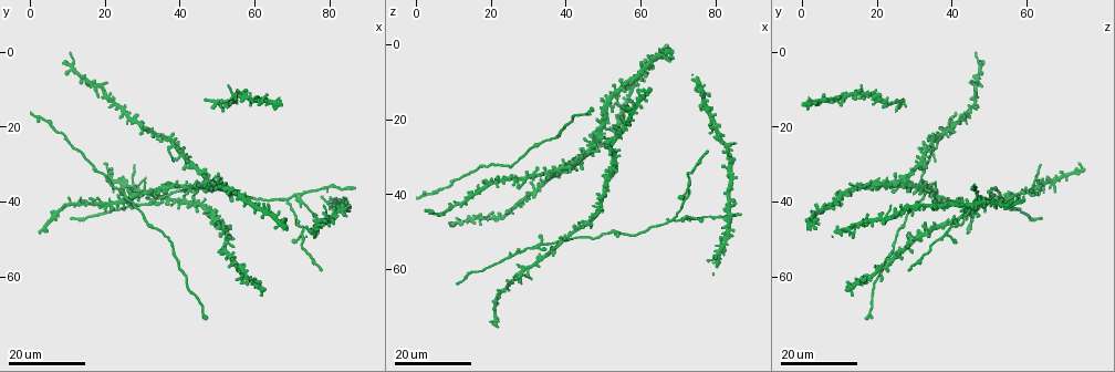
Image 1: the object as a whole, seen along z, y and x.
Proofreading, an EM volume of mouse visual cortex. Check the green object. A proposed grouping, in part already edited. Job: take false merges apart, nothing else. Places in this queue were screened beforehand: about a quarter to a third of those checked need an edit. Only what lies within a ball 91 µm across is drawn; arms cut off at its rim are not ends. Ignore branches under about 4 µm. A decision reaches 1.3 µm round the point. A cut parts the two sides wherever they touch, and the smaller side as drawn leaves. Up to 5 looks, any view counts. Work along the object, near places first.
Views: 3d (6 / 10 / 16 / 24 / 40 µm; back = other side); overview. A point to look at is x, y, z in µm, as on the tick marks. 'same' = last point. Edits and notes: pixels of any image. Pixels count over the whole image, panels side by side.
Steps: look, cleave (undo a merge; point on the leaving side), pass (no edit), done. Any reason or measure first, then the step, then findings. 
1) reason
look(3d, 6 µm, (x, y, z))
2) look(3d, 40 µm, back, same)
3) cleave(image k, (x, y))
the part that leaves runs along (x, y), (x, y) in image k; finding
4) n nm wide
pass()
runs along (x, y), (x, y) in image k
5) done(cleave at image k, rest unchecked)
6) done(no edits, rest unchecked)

looks like a crossing
look(3d, 24 µm, (52.0, 48.0, 33.5))

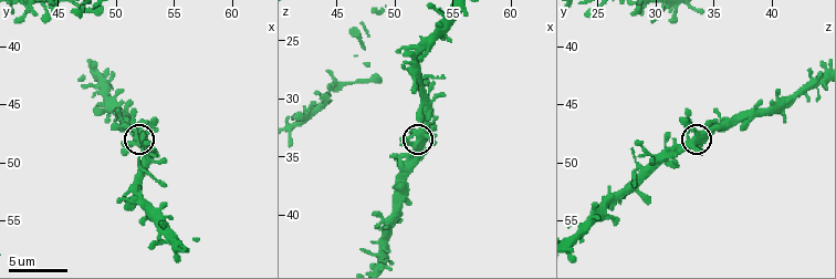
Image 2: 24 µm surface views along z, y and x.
look(3d, 10 µm, (52.2, 48.2, 33.4))

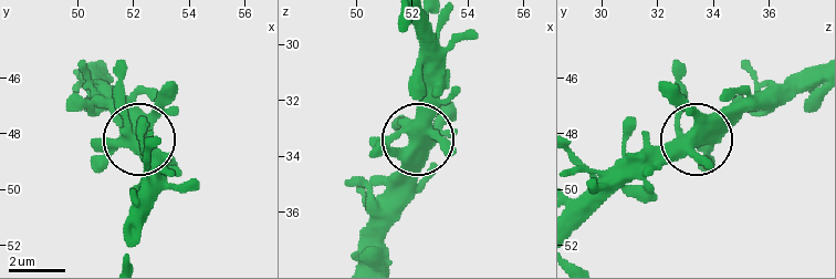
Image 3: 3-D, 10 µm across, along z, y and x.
5 arms
pass()
continuous, no second neuron

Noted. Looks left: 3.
four arms meet
look(3d, 24 µm, (32.5, 40.0, 53.0))

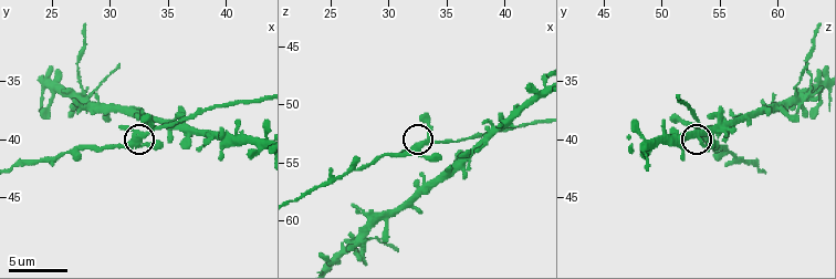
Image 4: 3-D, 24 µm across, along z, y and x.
look(3d, 10 µm, (32.0, 39.8, 53.6))

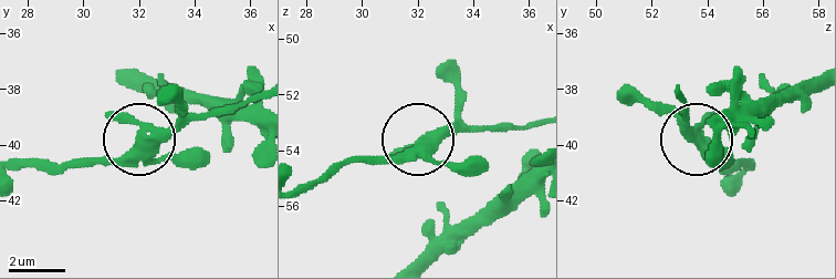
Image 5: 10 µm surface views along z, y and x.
4 arms
pass()
all the same neuron

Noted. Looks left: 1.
done(no edits, rest unchecked)

